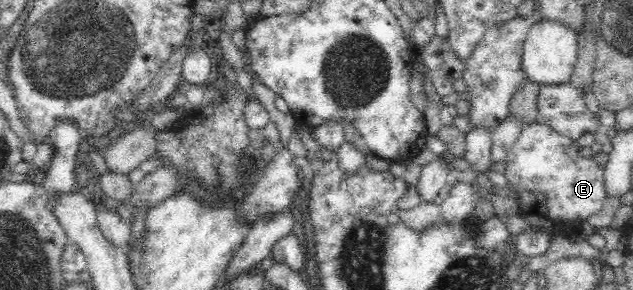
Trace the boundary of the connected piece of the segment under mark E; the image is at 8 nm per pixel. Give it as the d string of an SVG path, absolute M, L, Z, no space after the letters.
M534 122L521 132L504 162L507 188L518 195L519 214L525 216L529 226L542 228L550 236L574 232L608 198L605 167L593 156L578 155L578 147L573 139L558 134L546 123Z

